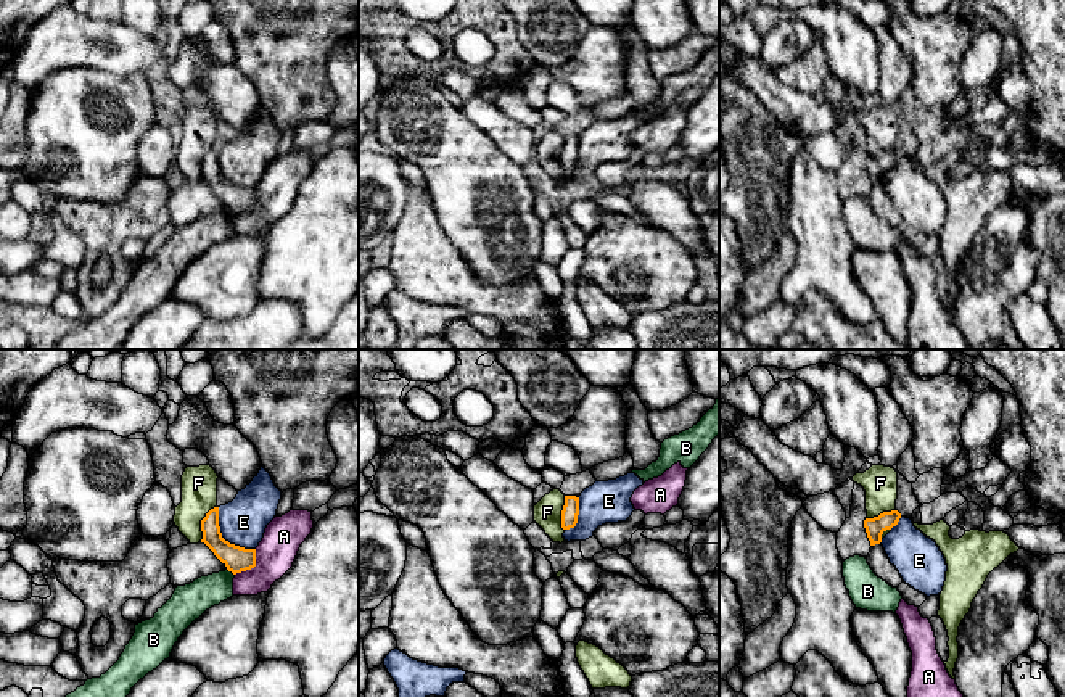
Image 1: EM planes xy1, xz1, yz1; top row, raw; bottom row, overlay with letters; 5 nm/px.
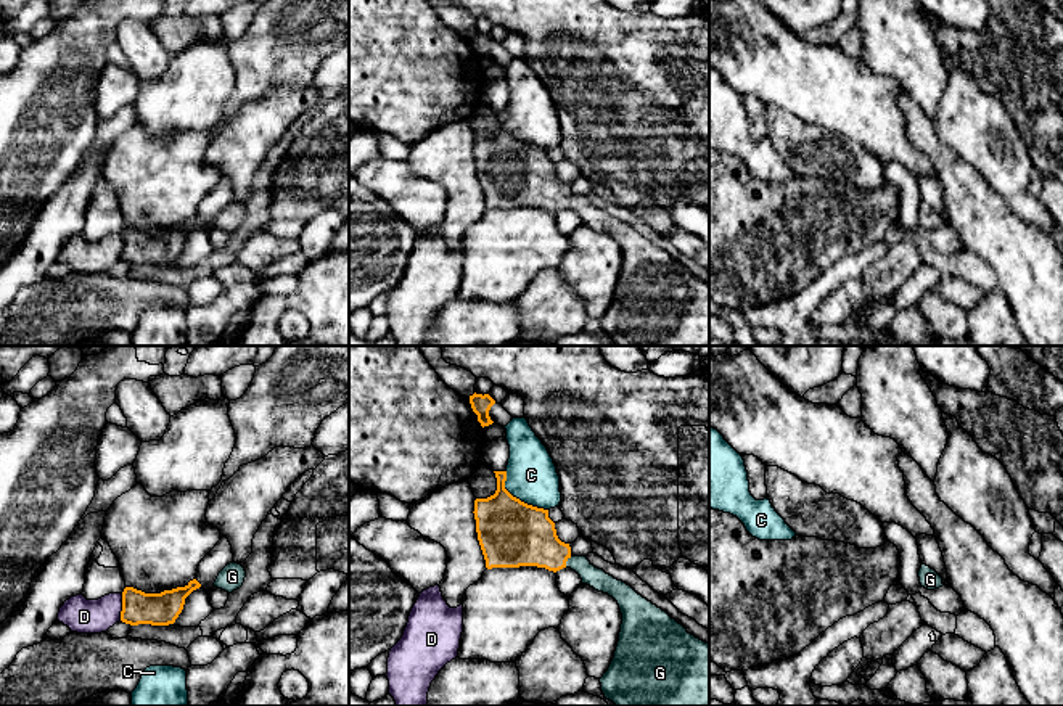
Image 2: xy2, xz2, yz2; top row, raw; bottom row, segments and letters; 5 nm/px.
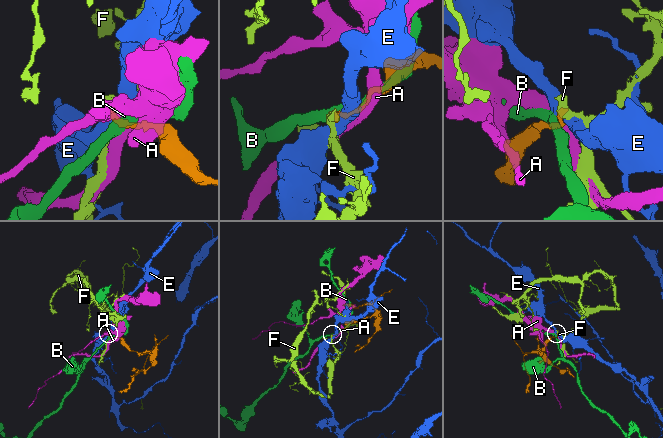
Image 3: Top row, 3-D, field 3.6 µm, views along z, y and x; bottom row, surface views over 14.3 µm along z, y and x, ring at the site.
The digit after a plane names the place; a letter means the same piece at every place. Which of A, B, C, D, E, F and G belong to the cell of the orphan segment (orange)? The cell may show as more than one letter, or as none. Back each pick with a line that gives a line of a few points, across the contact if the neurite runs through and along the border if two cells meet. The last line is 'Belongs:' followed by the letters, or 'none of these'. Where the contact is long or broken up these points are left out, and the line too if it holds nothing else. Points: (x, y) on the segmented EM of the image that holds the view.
G: xz2 (523, 536), (566, 560), (579, 563), (599, 579)
Belongs: G

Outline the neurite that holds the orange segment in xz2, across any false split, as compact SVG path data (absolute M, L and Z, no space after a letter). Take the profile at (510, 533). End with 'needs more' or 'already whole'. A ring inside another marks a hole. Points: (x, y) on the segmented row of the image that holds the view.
M494 471L497 491L474 500L478 540L486 568L537 566L548 571L571 568L582 584L613 597L621 610L622 624L614 658L600 679L601 692L616 706L709 706L709 643L688 634L666 611L638 595L630 585L595 568L587 556L573 556L569 544L558 539L548 510L513 497L505 489L507 471Z; needs more

